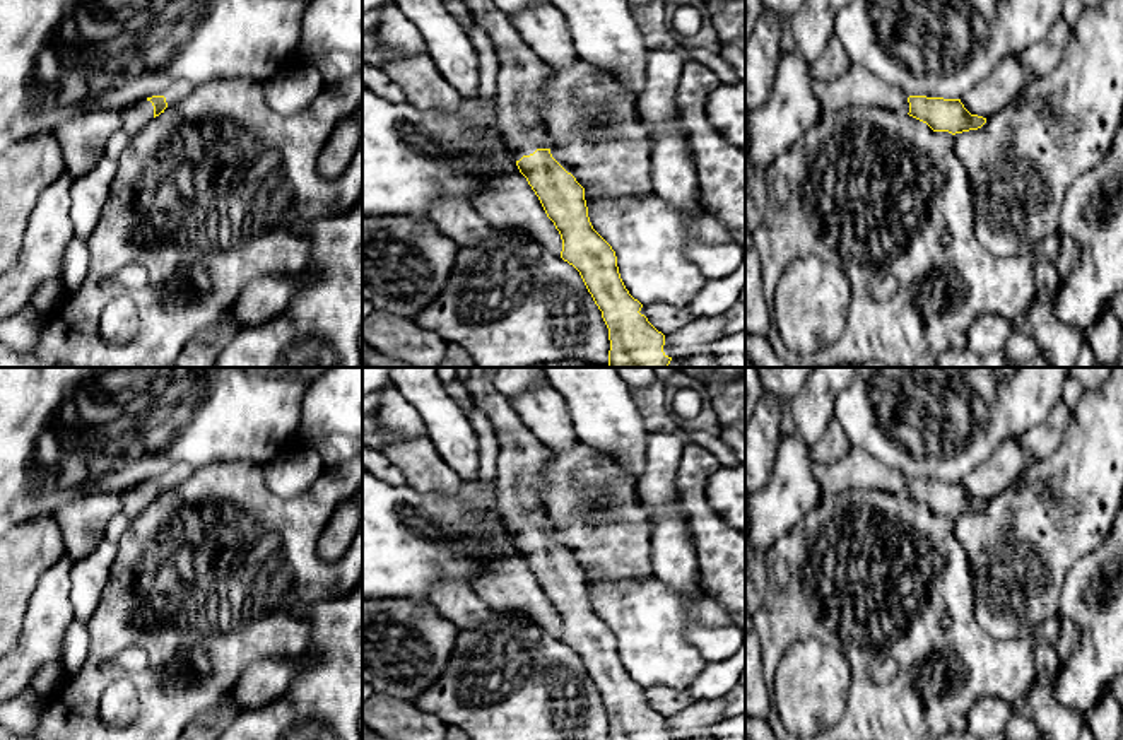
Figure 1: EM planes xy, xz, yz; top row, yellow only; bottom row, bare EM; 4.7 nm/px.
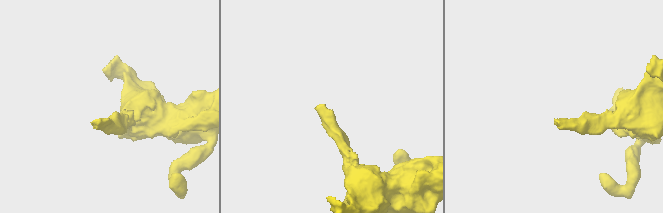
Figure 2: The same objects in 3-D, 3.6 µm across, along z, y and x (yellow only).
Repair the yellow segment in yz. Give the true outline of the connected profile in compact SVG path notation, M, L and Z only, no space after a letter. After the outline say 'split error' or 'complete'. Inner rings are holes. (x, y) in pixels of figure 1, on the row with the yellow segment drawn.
M851 65L838 79L814 82L814 92L819 97L820 115L846 108L884 108L909 115L926 123L933 132L952 135L978 130L986 123L986 118L971 115L961 99L908 96L899 87L856 65Z | split error

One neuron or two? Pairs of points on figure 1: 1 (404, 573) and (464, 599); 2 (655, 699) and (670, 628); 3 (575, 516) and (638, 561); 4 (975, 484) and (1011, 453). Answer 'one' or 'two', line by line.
1: two
2: two
3: one
4: one

